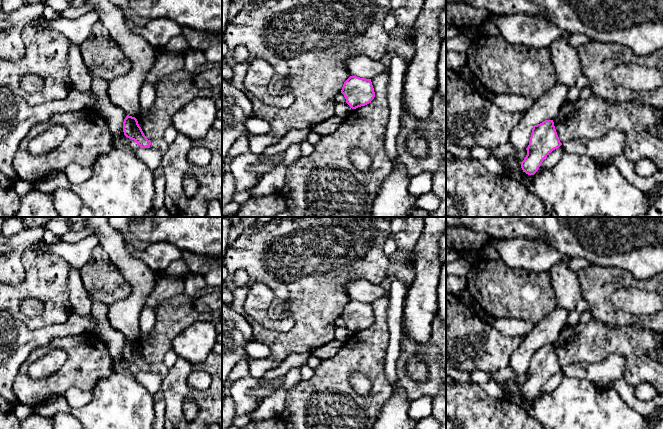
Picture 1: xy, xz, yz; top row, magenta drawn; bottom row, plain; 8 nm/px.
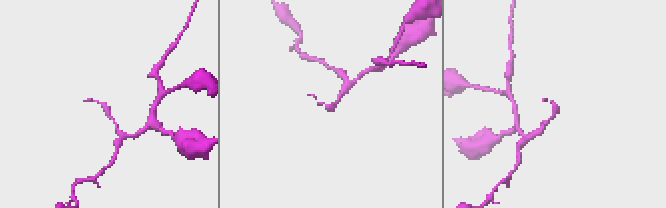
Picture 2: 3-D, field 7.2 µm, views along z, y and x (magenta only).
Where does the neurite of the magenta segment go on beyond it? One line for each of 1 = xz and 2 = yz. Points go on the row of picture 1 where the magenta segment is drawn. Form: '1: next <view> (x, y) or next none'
1: next none
2: next none

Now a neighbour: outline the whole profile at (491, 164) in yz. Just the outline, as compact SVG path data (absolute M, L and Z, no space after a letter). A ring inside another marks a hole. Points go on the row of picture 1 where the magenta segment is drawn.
M494 157L486 158L480 162L490 172L493 172L498 175L505 174L506 170Z

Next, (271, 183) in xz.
M291 144L284 152L283 161L260 178L251 188L251 198L280 193L285 181L286 168L300 158L299 144Z

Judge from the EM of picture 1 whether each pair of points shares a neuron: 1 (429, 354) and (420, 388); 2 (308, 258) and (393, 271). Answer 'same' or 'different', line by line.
1: same
2: different

